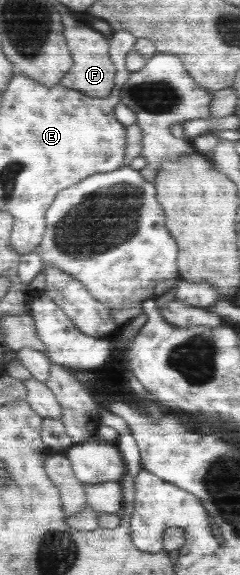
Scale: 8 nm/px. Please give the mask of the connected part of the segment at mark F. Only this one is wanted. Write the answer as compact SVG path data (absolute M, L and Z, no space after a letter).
M81 23L76 28L65 28L64 32L75 63L71 70L67 71L67 75L60 85L79 91L84 96L96 96L103 99L109 97L116 87L116 66L112 62L111 53L108 51L109 38L95 28L85 27Z

